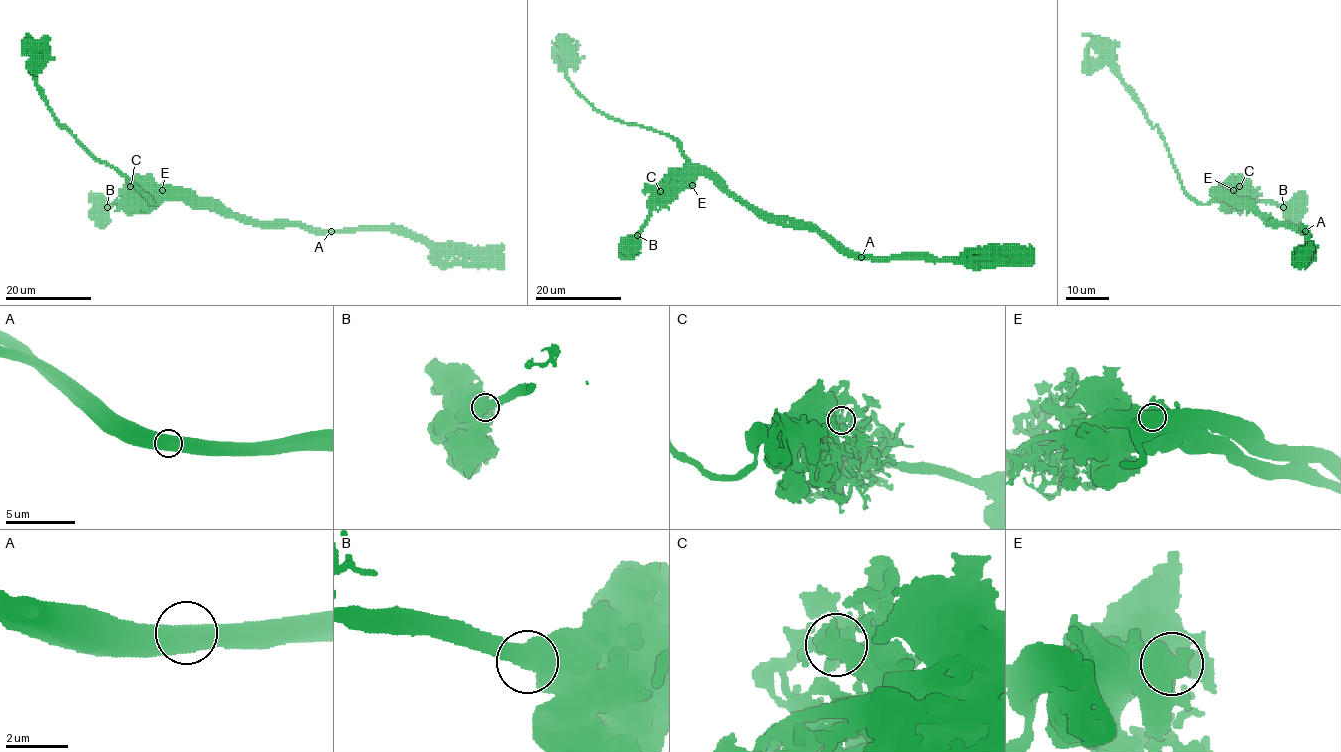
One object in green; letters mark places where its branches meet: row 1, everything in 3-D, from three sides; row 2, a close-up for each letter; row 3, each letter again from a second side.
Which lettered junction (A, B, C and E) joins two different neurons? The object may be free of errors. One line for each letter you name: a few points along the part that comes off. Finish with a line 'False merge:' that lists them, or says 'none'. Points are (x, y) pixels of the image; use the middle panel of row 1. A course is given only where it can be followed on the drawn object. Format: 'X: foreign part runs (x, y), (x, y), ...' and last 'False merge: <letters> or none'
A: foreign part runs (860, 256), (737, 199), (688, 166), (668, 135), (592, 108), (567, 78), (561, 34)
False merge: A

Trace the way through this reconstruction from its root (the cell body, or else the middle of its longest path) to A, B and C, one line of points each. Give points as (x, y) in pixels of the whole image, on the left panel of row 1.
A: (40, 53), (36, 86), (55, 119), (153, 204), (166, 194), (188, 194), (244, 219), (330, 231)
B: (40, 53), (36, 86), (55, 119), (153, 204), (157, 196), (135, 192), (107, 207)
C: (40, 53), (36, 86), (55, 119), (97, 158), (115, 167), (153, 204), (157, 203), (154, 193), (130, 186)

